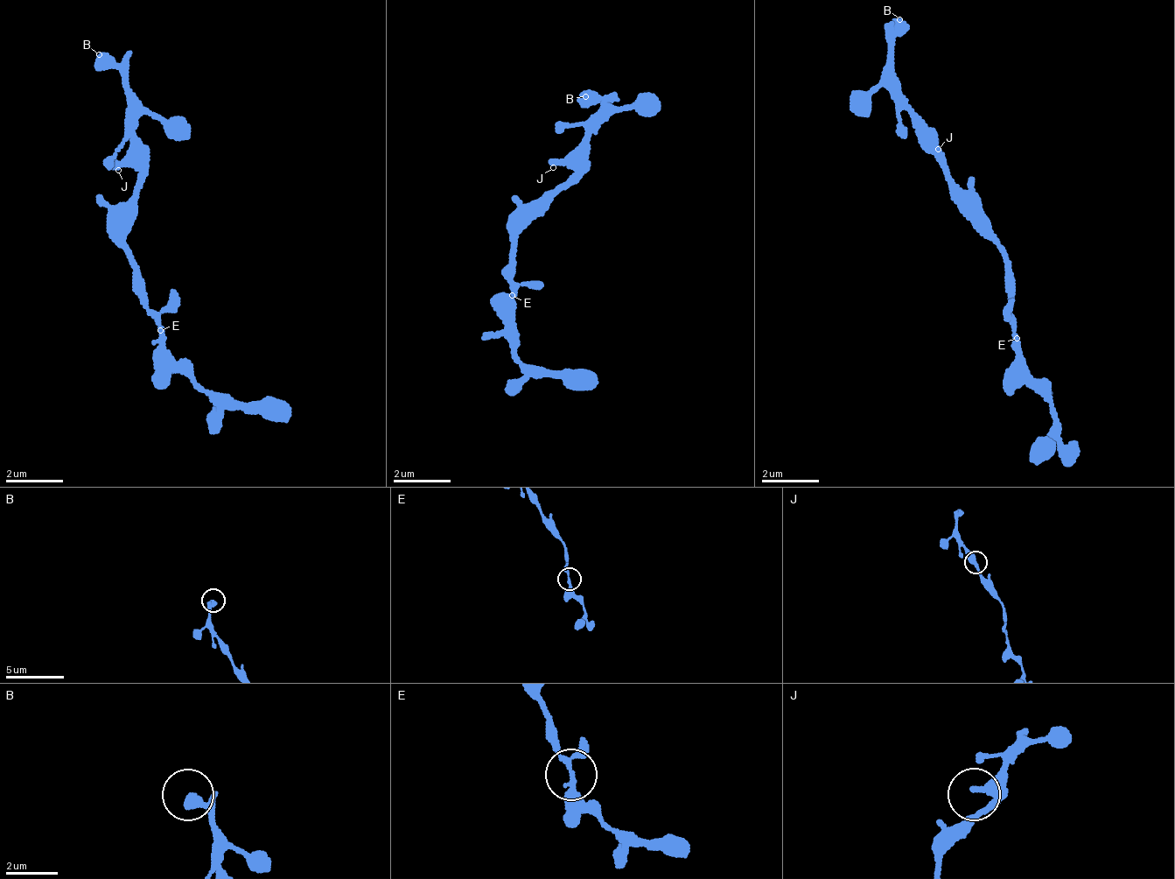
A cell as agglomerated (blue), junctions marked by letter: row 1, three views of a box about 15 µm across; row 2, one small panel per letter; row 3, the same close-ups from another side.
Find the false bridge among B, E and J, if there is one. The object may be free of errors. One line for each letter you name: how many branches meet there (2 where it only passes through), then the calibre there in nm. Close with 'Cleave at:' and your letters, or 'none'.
Cleave at: none

